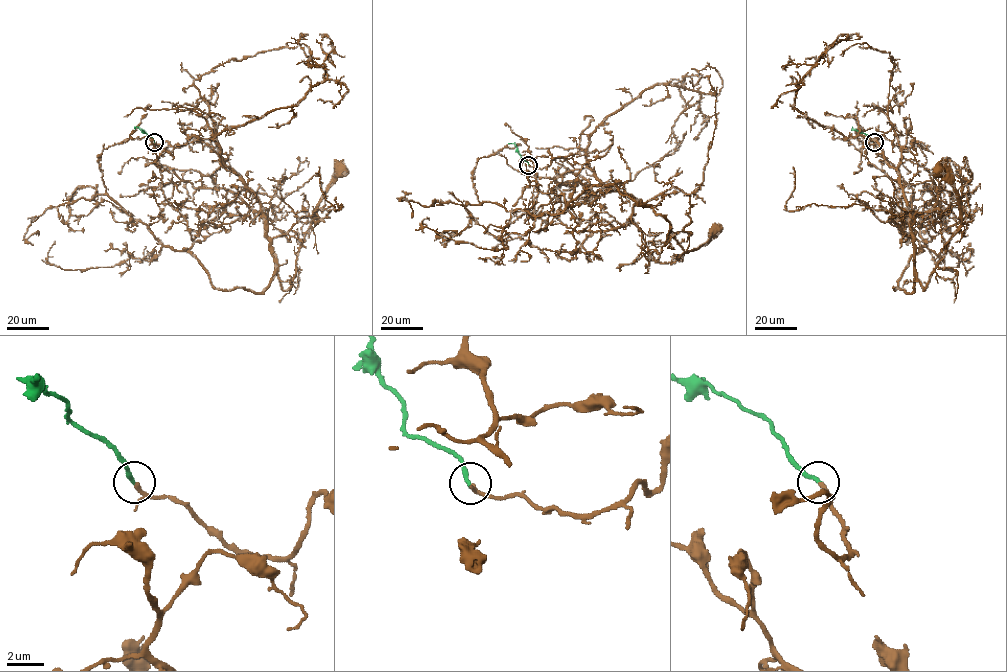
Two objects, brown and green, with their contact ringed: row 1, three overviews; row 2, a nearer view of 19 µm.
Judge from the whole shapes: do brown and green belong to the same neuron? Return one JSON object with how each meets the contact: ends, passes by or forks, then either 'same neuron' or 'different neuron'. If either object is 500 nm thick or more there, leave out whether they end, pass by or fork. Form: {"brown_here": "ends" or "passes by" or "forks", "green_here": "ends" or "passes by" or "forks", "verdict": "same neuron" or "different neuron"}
{"brown_here": "passes by", "green_here": "ends", "verdict": "same neuron"}

